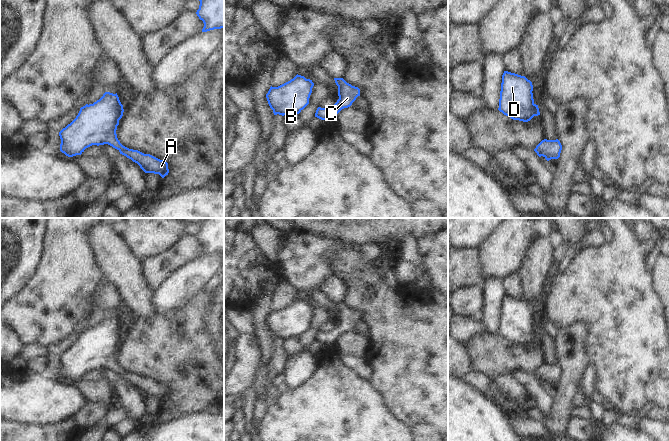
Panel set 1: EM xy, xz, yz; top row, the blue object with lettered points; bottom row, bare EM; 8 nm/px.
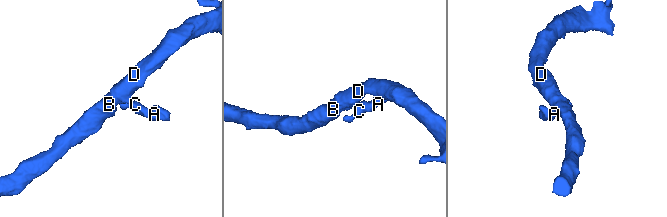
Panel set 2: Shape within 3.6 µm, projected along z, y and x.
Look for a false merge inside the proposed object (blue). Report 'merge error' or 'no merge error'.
no merge error

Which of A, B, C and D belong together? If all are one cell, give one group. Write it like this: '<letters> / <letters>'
A B C D

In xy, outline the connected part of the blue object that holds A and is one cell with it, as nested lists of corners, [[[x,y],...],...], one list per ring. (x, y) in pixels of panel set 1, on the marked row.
[[[105,92],[93,104],[81,107],[76,118],[59,132],[60,151],[73,157],[92,145],[108,144],[137,163],[145,173],[159,174],[164,178],[169,173],[166,161],[129,149],[118,140],[116,130],[123,112],[117,93]]]

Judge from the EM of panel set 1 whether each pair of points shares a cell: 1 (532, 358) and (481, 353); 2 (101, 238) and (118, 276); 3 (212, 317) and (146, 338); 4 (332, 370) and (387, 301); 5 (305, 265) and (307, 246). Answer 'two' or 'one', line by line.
1: one
2: one
3: two
4: two
5: one

